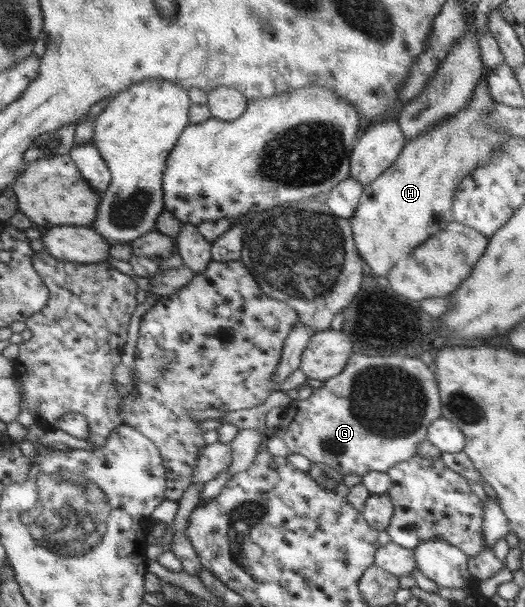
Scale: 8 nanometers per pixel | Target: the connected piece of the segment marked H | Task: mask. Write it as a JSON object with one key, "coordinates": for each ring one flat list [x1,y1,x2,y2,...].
{"coordinates":[[485,76,479,78,467,103,468,106,459,110,454,118,439,122,439,124,431,126,429,130,405,141,401,152,392,162,392,165,362,188,361,197,359,197,359,202,353,210,349,224,353,234,355,251,369,266,373,278,385,276,397,260,407,257,417,245,439,230,443,230,443,227,451,221,451,199,455,185,475,165,481,165,489,159,491,147,493,149,501,148,501,143,509,137,501,130,497,132,491,126,485,126,484,118,492,110,492,104,497,104,487,90,487,78]]}

